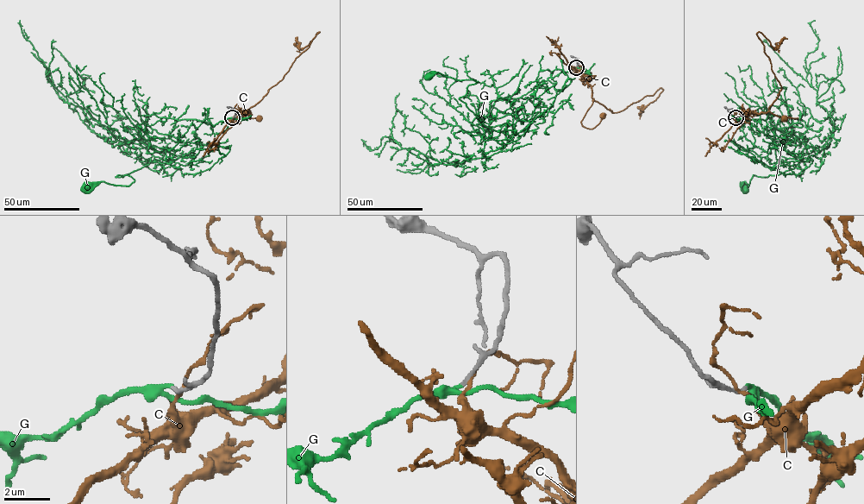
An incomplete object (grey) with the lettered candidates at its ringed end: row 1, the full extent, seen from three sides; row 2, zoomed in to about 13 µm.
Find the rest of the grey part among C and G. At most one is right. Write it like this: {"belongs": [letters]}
{"belongs": ["G"]}

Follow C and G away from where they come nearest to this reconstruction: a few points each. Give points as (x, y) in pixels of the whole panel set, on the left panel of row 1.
C: (233, 117), (236, 119), (250, 111), (237, 118), (259, 118)
G: (232, 117), (147, 116), (147, 125), (128, 126), (162, 157), (115, 177), (130, 175), (128, 185), (84, 190)

